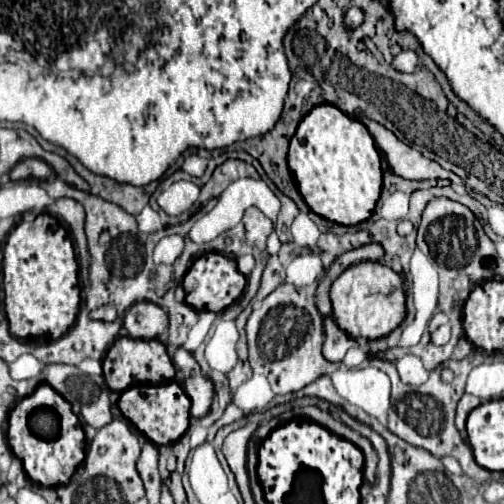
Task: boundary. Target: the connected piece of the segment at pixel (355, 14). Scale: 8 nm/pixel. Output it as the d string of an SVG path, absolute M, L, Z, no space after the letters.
M350 8L345 14L347 28L356 28L363 23L363 10L361 8Z

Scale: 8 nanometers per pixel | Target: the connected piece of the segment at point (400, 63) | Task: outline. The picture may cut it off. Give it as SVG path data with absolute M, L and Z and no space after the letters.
M403 50L393 58L391 66L397 72L413 72L417 68L417 54L413 50Z

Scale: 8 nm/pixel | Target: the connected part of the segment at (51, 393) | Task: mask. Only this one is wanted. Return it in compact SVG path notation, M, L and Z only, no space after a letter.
M39 384L31 396L25 396L11 410L7 438L29 478L41 486L67 484L85 458L85 432L79 418L71 412L71 404L67 404L49 384Z

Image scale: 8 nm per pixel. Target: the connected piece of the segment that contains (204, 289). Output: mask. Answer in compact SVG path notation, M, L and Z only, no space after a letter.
M219 252L203 254L195 260L195 264L189 268L189 272L183 278L185 288L185 302L193 306L195 310L211 310L211 312L223 312L227 306L231 306L245 288L245 276L237 270L237 262L231 258L225 258Z

